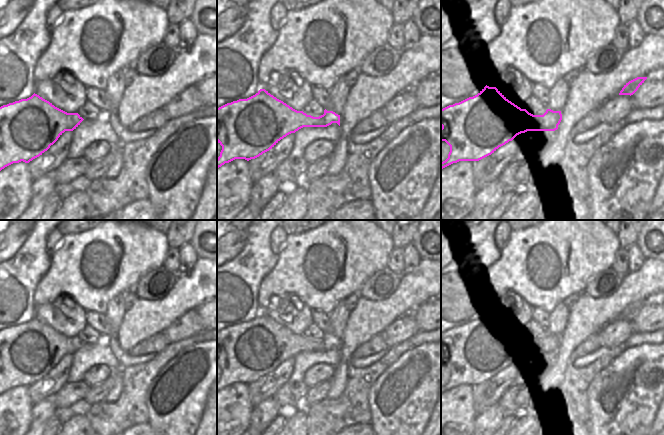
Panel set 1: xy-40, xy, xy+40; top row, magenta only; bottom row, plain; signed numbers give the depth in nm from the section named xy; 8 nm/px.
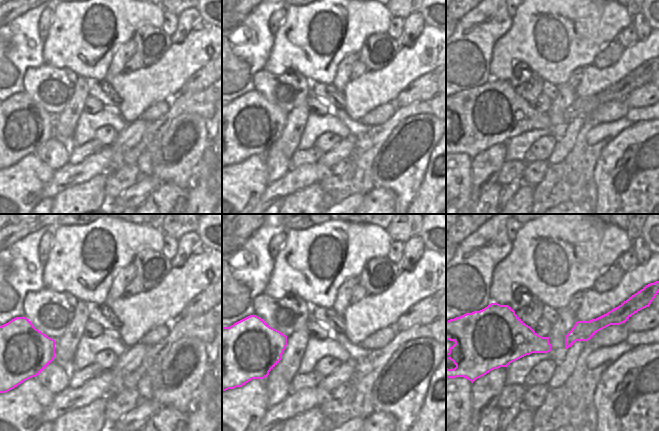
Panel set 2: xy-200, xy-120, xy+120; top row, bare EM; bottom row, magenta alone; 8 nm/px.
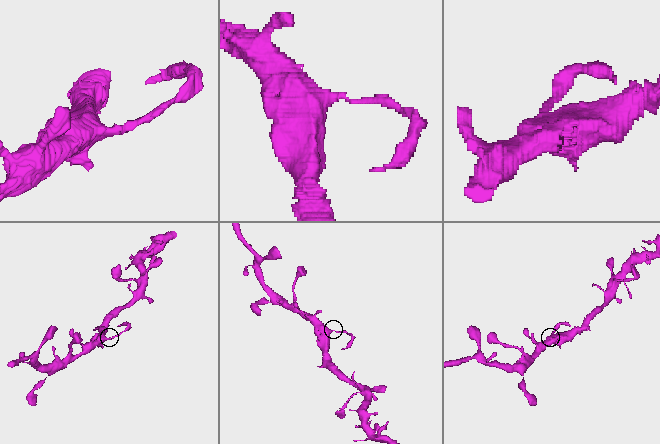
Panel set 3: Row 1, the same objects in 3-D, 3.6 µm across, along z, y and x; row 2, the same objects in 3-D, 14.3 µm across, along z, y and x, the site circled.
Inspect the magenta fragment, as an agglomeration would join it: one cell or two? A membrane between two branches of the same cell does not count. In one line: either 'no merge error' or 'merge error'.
merge error

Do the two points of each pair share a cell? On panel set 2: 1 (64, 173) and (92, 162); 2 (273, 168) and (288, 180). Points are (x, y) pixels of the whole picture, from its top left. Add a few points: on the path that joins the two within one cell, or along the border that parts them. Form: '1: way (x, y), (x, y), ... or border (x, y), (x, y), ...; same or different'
1: way (71, 173), (85, 169); same
2: border (291, 167), (279, 178), (269, 183); different

